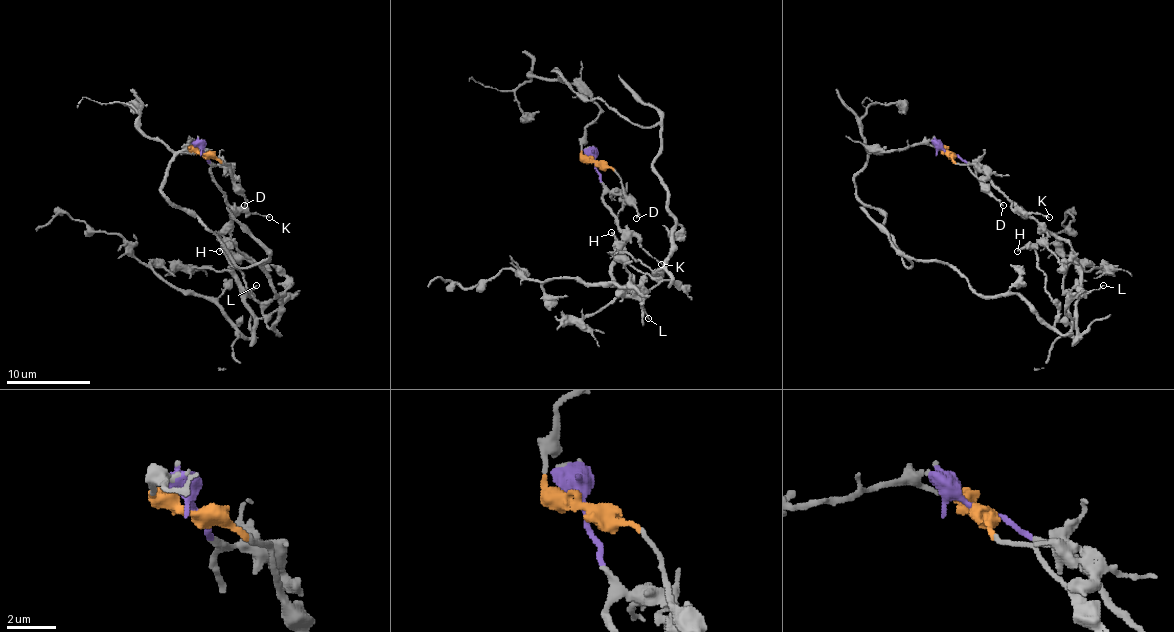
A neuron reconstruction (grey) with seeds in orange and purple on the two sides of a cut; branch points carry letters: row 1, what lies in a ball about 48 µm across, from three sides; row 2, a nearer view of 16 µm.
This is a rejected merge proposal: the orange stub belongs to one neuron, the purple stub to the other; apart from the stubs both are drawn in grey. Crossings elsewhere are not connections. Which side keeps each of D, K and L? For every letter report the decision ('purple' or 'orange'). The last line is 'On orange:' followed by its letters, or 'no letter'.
D: orange
K: purple
L: purple
On orange: D

